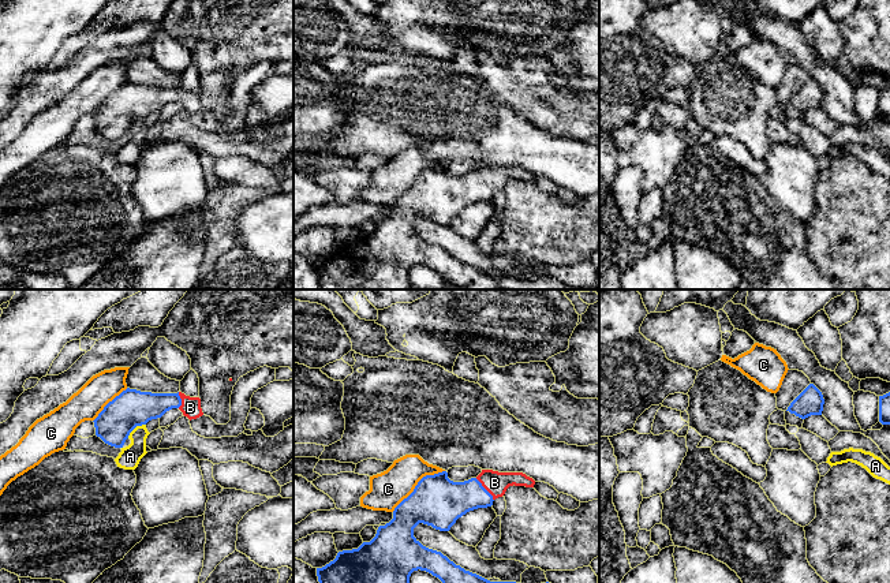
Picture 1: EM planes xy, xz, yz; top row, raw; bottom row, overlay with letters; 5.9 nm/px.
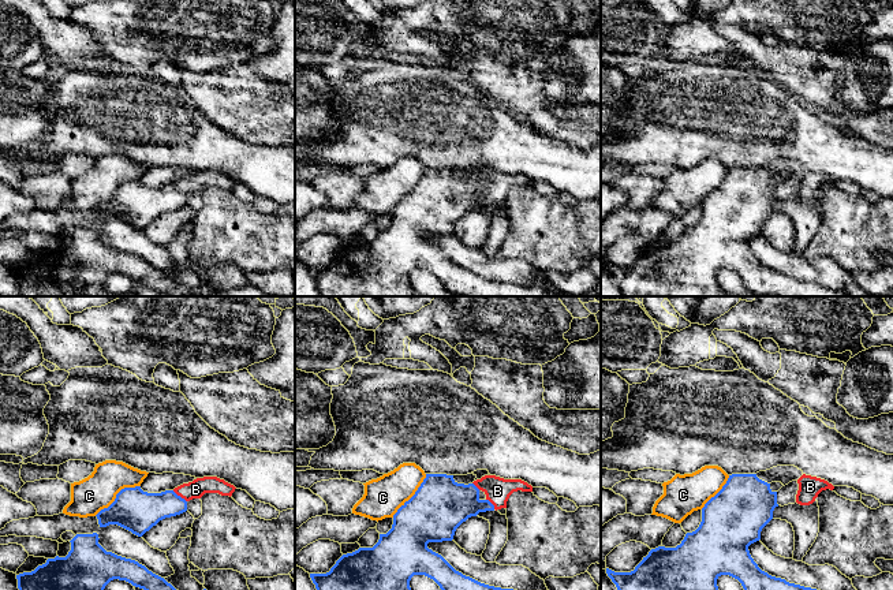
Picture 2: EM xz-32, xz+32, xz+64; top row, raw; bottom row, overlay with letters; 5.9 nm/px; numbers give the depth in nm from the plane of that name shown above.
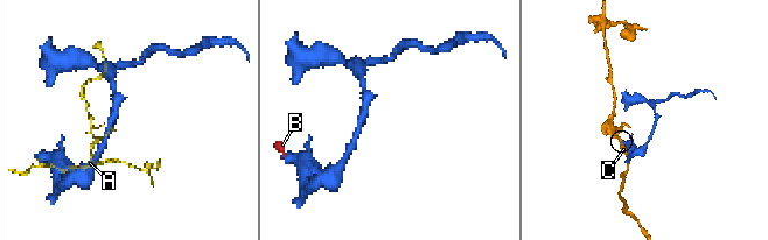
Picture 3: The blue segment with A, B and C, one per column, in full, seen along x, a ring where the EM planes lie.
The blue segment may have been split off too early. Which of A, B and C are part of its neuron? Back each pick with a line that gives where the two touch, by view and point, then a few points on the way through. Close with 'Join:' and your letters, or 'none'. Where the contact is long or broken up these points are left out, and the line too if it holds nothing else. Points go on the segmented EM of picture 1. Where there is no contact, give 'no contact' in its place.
B: xz (485, 489) | across xz (444, 500), (453, 500), (485, 489), (494, 482)
Join: B

